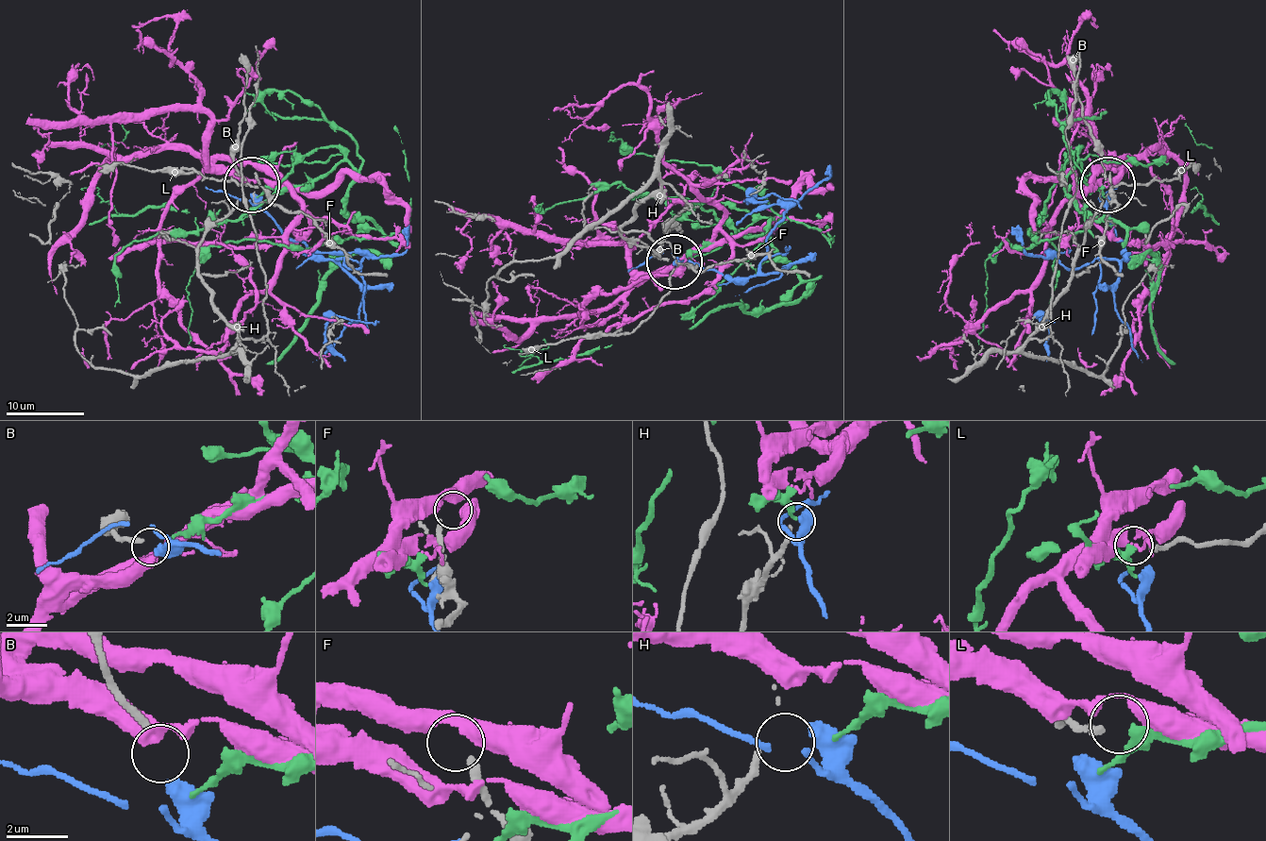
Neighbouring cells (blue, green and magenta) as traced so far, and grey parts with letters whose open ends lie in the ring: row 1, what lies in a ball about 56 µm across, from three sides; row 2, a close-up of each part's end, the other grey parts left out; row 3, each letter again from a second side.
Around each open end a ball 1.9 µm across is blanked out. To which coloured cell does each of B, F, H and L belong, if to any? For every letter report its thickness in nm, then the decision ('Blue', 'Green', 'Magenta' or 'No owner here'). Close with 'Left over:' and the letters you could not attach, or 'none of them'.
B: Thickness 220 nm. Blue
F: Thickness 240 nm. No owner here
H: Thickness 240 nm. No owner here
L: Thickness 180 nm. Green
Left over: F, H

